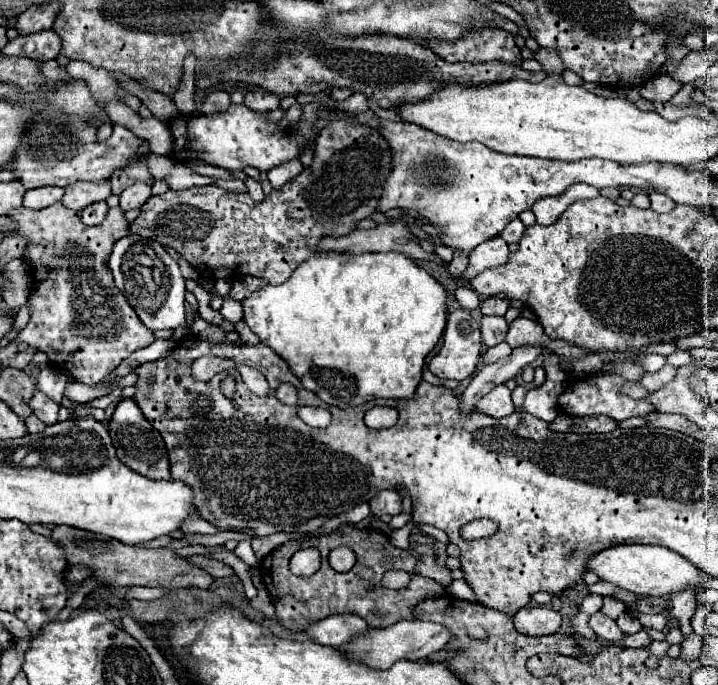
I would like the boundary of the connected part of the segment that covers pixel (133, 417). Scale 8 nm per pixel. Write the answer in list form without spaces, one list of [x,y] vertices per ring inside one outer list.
[[[126,398],[118,404],[118,408],[112,414],[110,420],[110,436],[114,442],[114,448],[118,452],[118,458],[132,468],[134,472],[148,476],[152,480],[170,480],[170,462],[168,462],[168,452],[164,446],[162,436],[152,428],[152,424],[144,418],[140,408],[132,398]]]

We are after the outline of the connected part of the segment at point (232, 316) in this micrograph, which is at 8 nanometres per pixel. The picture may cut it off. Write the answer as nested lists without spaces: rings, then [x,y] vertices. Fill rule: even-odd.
[[[224,296],[224,304],[220,308],[220,314],[232,322],[242,320],[242,304],[230,296]]]

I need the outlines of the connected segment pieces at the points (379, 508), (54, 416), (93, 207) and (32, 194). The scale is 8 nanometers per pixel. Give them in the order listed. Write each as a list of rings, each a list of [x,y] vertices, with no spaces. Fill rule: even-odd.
[[[384,490],[384,492],[378,492],[370,500],[370,506],[372,506],[372,514],[376,514],[376,516],[382,516],[382,514],[396,516],[402,510],[402,496],[398,492]]]
[[[36,390],[36,394],[30,400],[30,406],[34,410],[34,414],[44,422],[44,424],[54,424],[58,420],[58,410],[60,404],[54,402],[52,398],[48,398],[44,392]]]
[[[96,202],[96,204],[90,204],[84,210],[80,210],[78,218],[88,226],[98,226],[106,218],[106,212],[108,212],[106,202]]]
[[[42,186],[42,188],[34,188],[34,190],[26,190],[24,195],[24,206],[32,208],[32,210],[40,210],[46,206],[52,206],[54,202],[62,200],[64,190],[56,188],[56,186]]]

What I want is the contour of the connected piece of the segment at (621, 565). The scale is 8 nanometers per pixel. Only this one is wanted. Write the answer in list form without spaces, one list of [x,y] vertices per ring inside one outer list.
[[[612,546],[598,552],[588,560],[588,568],[600,576],[600,580],[612,582],[636,596],[668,596],[682,590],[702,590],[700,570],[680,554],[666,550],[664,546]]]

